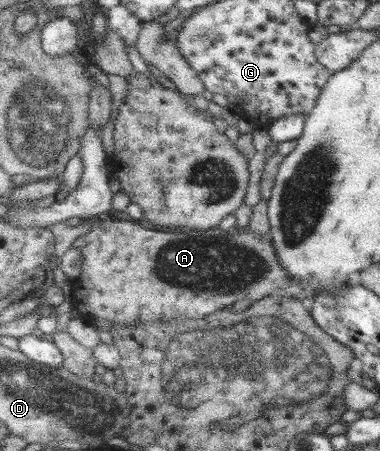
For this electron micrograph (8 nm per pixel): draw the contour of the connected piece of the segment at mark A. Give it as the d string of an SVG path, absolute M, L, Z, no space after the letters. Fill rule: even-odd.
M110 219L100 224L95 224L89 232L79 237L72 247L79 249L84 260L82 261L82 271L78 277L77 282L73 284L73 304L75 309L79 311L79 314L86 320L96 325L101 330L106 330L111 333L117 325L129 326L136 325L139 321L148 323L149 321L175 321L176 318L203 318L208 314L213 314L218 310L225 309L235 302L240 300L249 299L251 302L255 302L269 296L282 286L288 285L295 280L295 277L291 273L287 273L284 267L281 267L279 258L277 257L277 251L275 251L275 245L271 241L271 236L265 237L265 235L255 235L255 233L246 229L236 229L228 235L222 235L218 238L213 236L213 240L209 236L191 236L186 234L185 231L175 234L175 232L159 232L154 229L154 226L145 224L143 221L125 221Z

